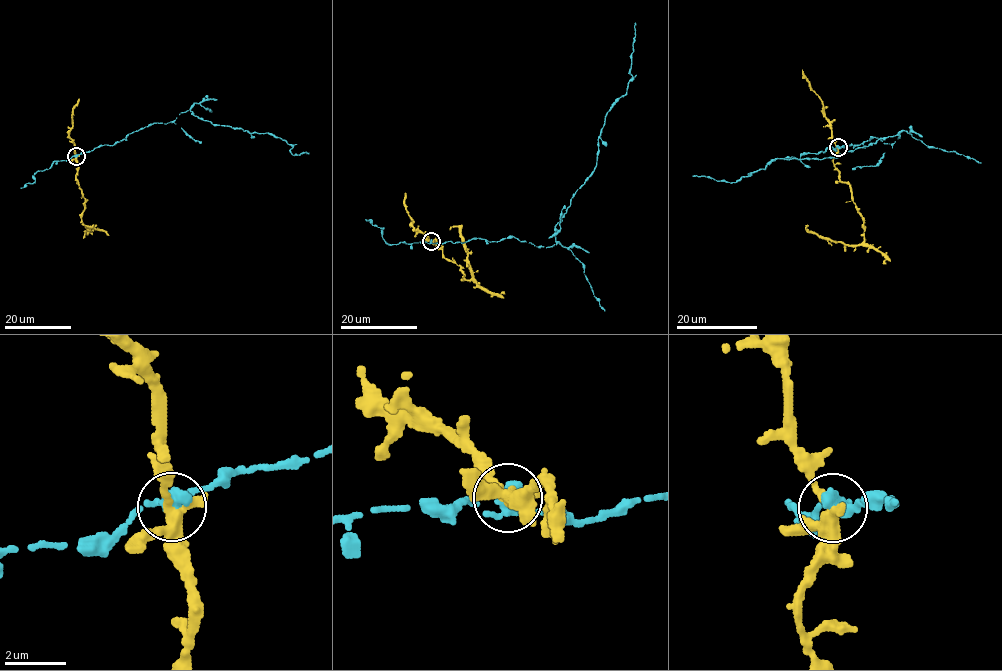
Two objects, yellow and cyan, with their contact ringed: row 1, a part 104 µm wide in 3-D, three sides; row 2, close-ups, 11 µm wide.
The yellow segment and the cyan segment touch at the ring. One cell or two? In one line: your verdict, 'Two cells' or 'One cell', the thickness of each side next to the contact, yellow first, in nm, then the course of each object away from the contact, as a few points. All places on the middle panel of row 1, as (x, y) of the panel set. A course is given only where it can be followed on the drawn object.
One cell. Thickness 300 nm (yellow) against 550 nm. Course of yellow: (430, 241), (436, 240), (443, 256), (459, 265), (468, 281), (471, 266), (464, 237), (458, 226), (449, 230). Course of cyan: (431, 241), (513, 236), (536, 246), (557, 243), (555, 225), (595, 169), (604, 118), (633, 77), (635, 22)

